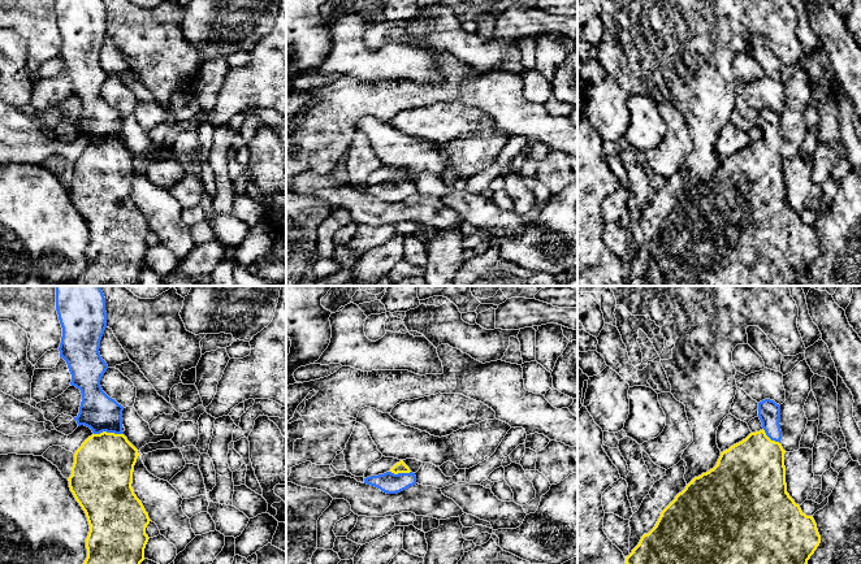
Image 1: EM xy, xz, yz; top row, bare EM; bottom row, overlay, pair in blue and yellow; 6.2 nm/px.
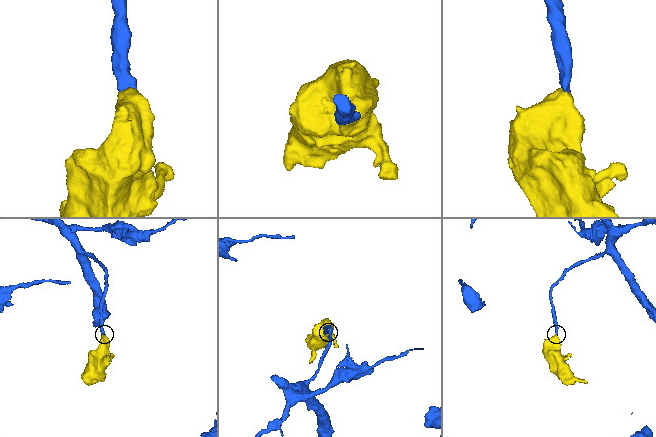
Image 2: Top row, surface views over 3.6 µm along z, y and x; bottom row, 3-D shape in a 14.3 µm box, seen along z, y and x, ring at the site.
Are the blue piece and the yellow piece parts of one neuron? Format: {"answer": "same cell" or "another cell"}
{"answer": "same cell"}

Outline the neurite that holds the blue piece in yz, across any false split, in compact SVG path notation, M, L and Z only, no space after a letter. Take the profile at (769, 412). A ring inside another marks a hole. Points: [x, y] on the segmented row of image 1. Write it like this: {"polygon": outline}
{"polygon": "M765 399L758 403L758 417L762 422L762 430L750 433L741 442L731 446L721 452L717 465L706 473L695 477L685 489L679 493L675 499L661 512L656 526L644 534L639 545L626 558L626 564L808 564L808 560L814 554L821 543L821 535L813 516L806 516L799 504L787 493L784 454L780 444L780 405L774 400Z"}

